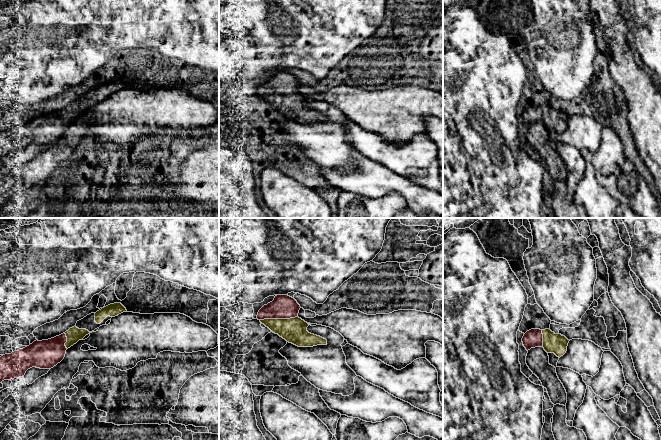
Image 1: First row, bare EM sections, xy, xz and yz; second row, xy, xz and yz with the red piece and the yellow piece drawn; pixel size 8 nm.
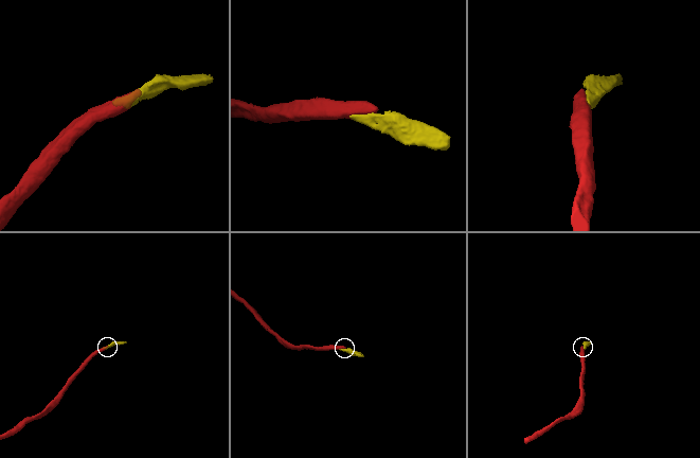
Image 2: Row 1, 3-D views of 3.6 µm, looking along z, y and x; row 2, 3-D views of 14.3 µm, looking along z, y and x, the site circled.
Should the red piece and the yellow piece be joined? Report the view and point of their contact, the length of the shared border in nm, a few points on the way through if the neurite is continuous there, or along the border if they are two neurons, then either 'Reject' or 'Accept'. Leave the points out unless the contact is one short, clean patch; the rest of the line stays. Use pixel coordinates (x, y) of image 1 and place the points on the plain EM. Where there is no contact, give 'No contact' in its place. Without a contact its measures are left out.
Touches red at xz (278, 94). Shared border 300 nm. Path across: xz (283, 82), (283, 87), (278, 94), (294, 106). Accept

